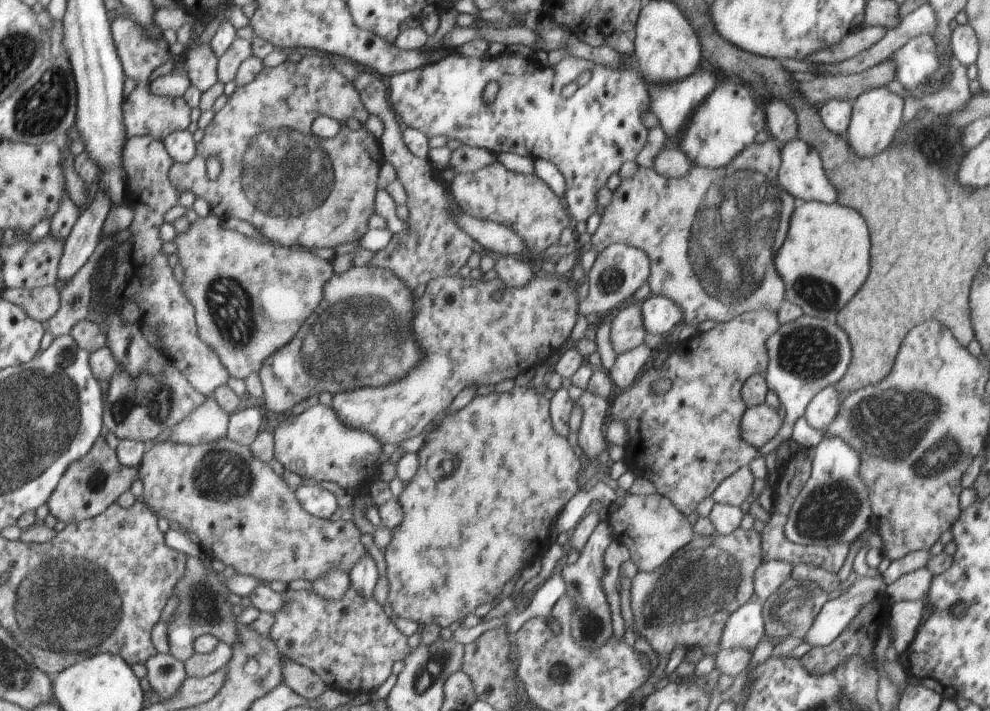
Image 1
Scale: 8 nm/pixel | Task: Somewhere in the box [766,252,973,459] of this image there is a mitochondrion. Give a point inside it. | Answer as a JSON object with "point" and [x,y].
{"point":[812,351]}

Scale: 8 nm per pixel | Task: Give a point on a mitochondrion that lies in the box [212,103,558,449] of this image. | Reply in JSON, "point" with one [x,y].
{"point":[283,164]}

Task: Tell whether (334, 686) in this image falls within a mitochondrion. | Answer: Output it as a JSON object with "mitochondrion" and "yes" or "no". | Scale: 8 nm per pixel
{"mitochondrion":"no"}

